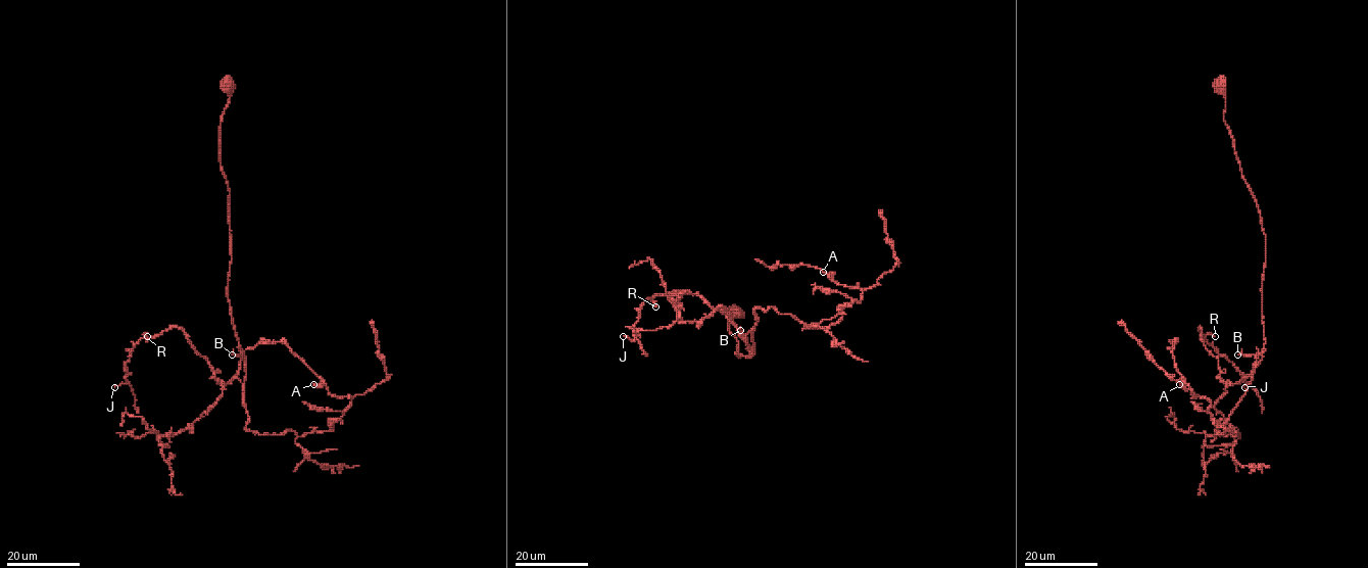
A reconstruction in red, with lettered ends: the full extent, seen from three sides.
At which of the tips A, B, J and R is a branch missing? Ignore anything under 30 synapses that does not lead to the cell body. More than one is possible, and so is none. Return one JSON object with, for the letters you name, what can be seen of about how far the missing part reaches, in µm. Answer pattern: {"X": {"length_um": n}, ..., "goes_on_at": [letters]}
{"goes_on_at": []}

